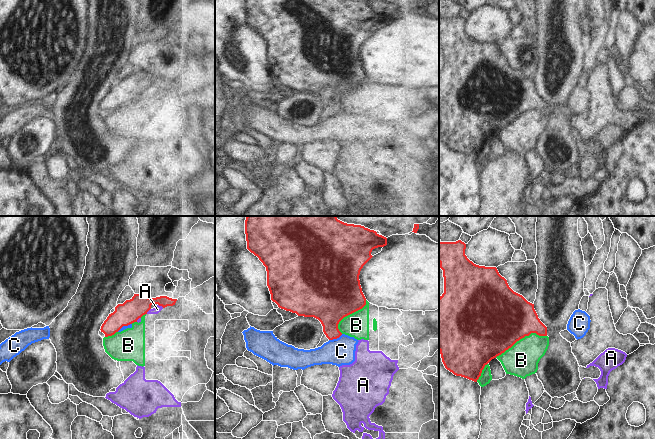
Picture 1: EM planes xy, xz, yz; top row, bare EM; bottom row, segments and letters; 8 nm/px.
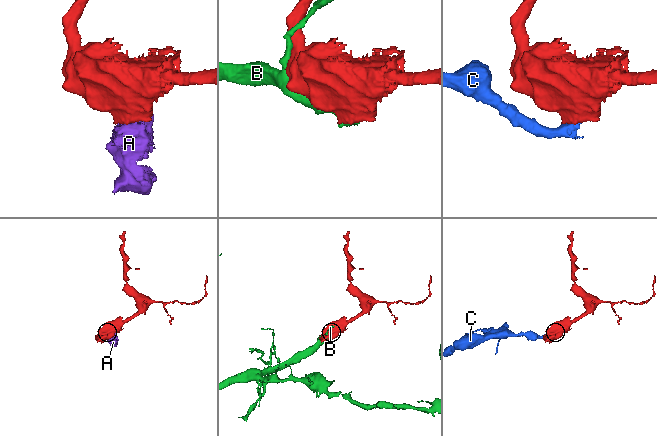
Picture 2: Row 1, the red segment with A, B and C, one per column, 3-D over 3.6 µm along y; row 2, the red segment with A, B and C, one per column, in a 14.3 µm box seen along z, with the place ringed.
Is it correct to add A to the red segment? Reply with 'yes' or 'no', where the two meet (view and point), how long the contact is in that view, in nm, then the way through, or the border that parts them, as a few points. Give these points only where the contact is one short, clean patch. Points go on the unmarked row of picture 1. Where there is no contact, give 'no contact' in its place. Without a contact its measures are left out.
no; meets red in xy at (161, 81); contact 50 nm long; border along xy (158, 80), (163, 83)

